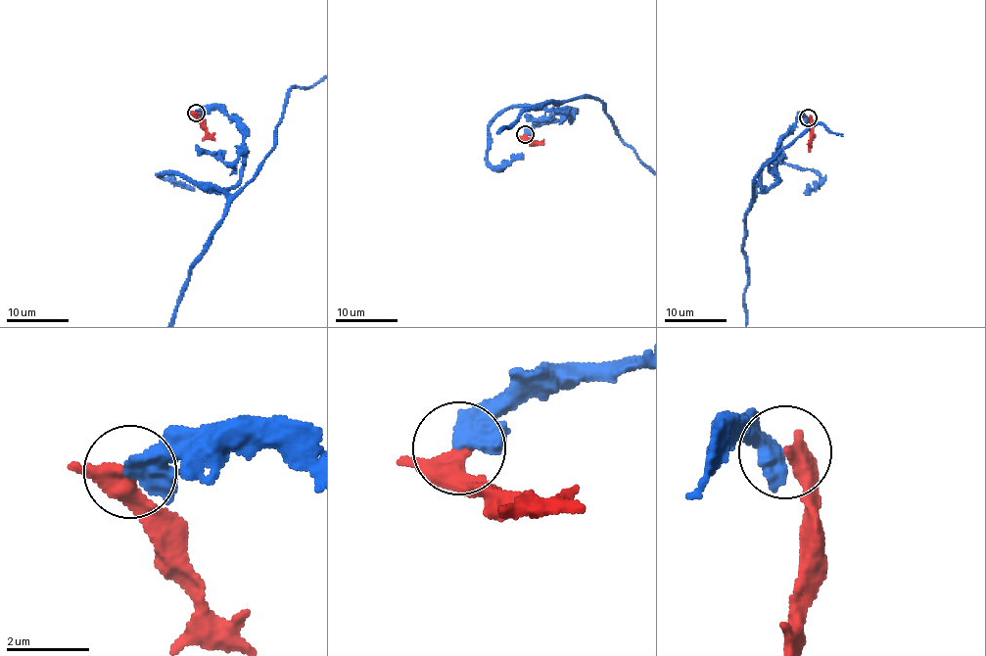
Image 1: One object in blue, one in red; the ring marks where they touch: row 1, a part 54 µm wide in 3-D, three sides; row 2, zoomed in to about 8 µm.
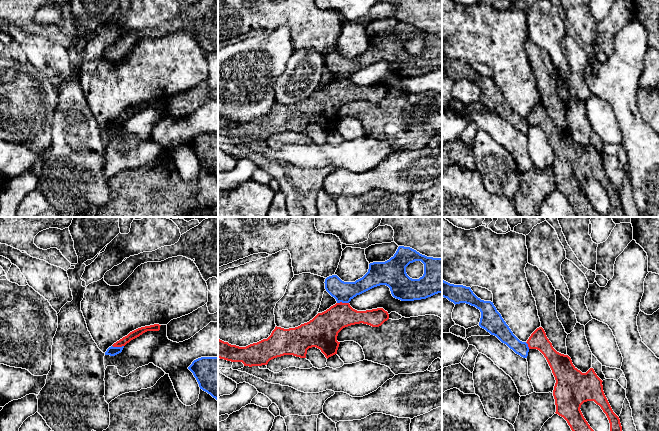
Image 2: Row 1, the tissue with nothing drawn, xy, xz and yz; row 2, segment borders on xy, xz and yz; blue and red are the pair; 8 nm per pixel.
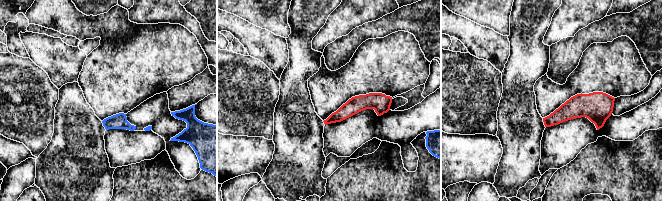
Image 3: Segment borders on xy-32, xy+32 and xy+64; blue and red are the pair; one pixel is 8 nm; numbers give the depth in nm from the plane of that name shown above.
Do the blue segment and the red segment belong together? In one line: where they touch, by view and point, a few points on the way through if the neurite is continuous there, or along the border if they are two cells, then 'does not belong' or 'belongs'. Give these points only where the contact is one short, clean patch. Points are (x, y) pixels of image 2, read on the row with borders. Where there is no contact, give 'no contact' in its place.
meets blue in xy at (118, 347); border along xy (112, 345), (123, 346); does not belong

